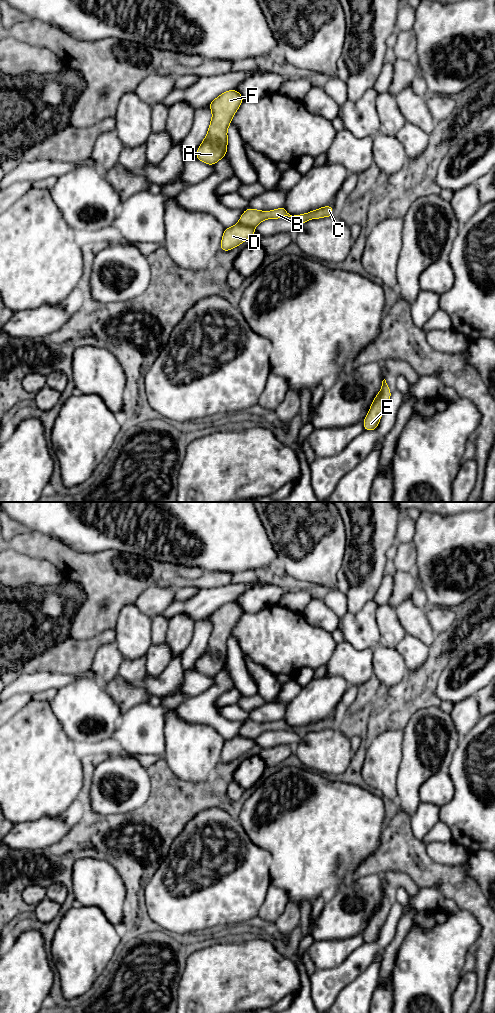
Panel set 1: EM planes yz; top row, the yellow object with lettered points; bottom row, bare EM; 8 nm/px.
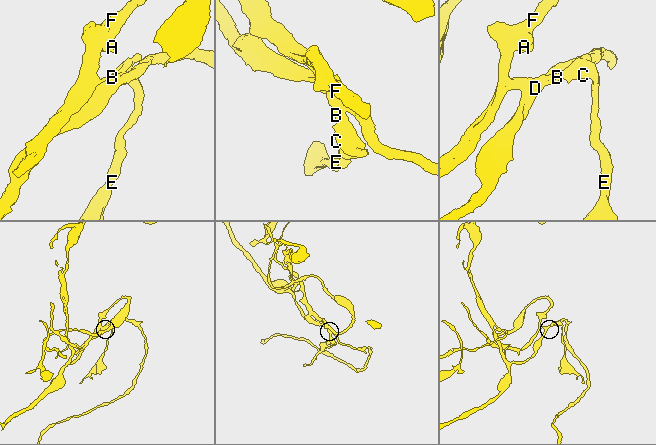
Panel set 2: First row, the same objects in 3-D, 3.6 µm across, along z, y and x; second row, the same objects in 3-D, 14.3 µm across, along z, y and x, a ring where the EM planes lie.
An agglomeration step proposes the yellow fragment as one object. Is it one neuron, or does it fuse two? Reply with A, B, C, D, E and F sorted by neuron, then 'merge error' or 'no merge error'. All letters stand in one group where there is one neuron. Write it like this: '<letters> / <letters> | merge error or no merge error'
A B C D E F | no merge error

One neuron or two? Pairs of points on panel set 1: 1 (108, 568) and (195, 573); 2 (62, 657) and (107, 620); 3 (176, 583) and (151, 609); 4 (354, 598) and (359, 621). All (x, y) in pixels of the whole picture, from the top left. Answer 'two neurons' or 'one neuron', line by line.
1: one neuron
2: two neurons
3: two neurons
4: two neurons

